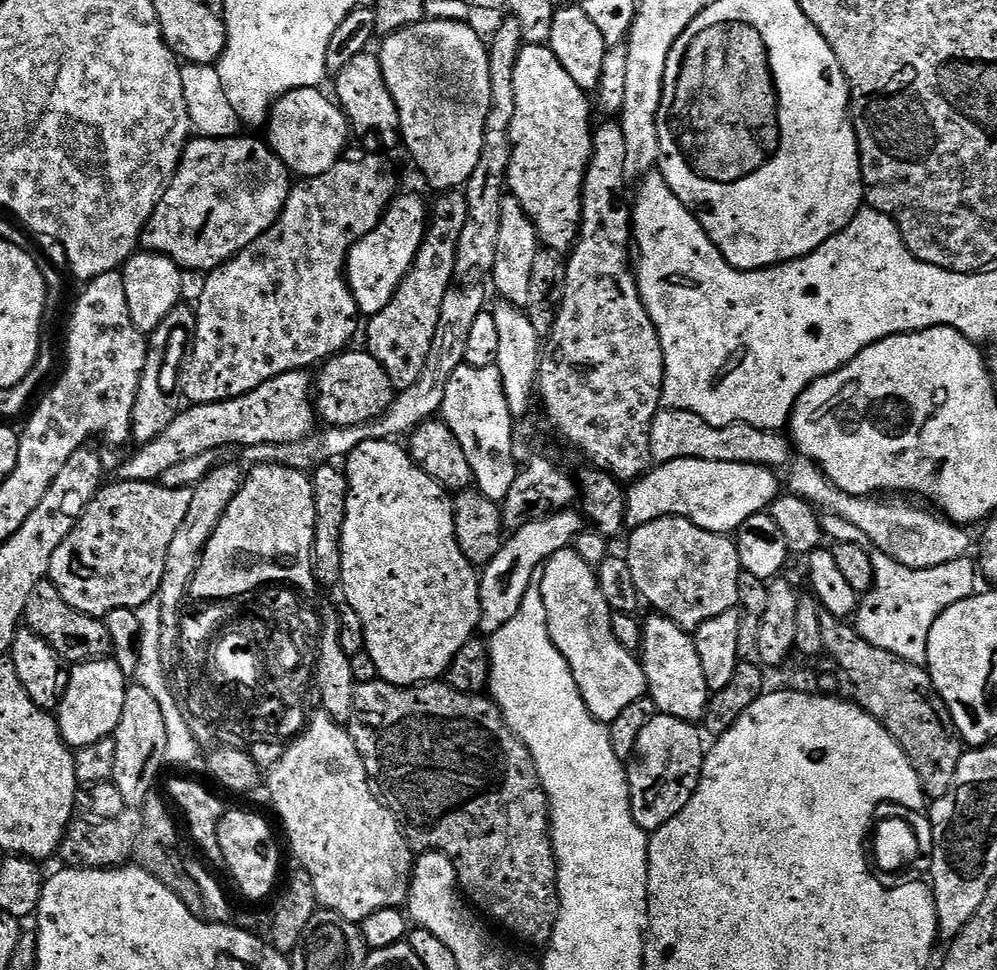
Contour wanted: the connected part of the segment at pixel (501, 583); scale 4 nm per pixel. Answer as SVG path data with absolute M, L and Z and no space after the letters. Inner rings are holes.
M557 510L548 515L528 521L515 529L516 532L501 543L498 554L479 573L480 578L480 622L479 631L491 638L510 618L520 612L525 603L528 587L533 587L538 569L554 553L569 547L581 532L585 531L586 520L579 511ZM533 575L533 576L532 576ZM524 600L524 601L523 601Z

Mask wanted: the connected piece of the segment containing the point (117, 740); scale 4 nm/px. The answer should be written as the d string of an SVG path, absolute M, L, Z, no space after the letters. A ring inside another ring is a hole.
M133 683L126 690L126 702L122 702L122 718L118 718L118 726L114 733L114 774L111 779L112 784L118 786L118 791L122 794L125 808L143 809L146 798L153 795L152 783L155 782L160 767L165 767L166 750L166 722L164 722L162 711L150 693L144 690L140 684Z

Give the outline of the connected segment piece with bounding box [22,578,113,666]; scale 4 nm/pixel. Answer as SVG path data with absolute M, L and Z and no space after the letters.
M47 578L40 580L38 586L30 590L22 620L27 631L45 640L59 654L61 661L68 663L69 660L69 665L84 664L87 660L103 660L113 655L110 634L103 619L74 610Z

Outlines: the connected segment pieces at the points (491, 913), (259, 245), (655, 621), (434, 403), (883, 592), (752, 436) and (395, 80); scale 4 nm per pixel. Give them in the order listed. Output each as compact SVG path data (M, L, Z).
M377 678L368 684L357 684L356 692L352 695L352 712L346 718L346 727L366 766L369 781L374 785L381 801L400 823L400 829L404 832L404 837L412 847L413 853L441 852L454 866L457 885L466 897L467 903L477 913L483 914L493 925L501 924L506 931L513 932L518 939L525 940L528 944L547 945L552 938L552 927L556 924L558 907L556 856L552 852L548 796L544 793L544 787L540 785L532 755L528 753L525 744L508 729L495 703L484 694L459 693L445 682L425 682L411 688L398 688L394 684L387 684L386 681Z
M341 158L336 161L336 164L330 166L325 173L301 179L299 183L301 184L293 192L291 189L287 193L276 219L272 221L271 228L267 228L258 239L251 240L231 260L211 269L205 275L208 277L204 280L204 289L200 292L200 301L196 304L196 312L194 311L194 339L190 345L190 355L180 370L178 392L189 405L222 402L230 398L238 398L242 394L250 394L250 390L262 386L262 382L270 382L270 378L278 378L278 374L311 369L311 364L317 363L316 365L319 365L321 362L345 351L351 345L348 343L351 342L352 335L356 332L358 313L346 279L348 251L366 234L370 234L379 226L380 219L388 210L388 205L397 195L396 180L390 173L384 172L383 166L376 160Z
M652 614L648 621L643 621L638 656L643 663L644 677L648 683L647 695L652 696L653 702L660 707L657 709L665 716L679 720L703 721L710 693L702 674L702 664L698 662L693 637L674 621Z
M480 286L453 287L444 296L440 303L440 317L438 326L434 330L434 338L430 342L430 354L426 358L426 366L422 366L422 374L418 374L418 382L414 386L405 388L395 393L392 405L378 418L368 420L358 426L346 426L345 428L325 427L325 432L313 431L305 440L299 440L293 444L263 444L251 449L250 456L256 464L281 464L287 468L296 468L305 474L320 468L323 464L330 464L346 458L362 442L371 440L399 441L399 436L407 437L416 431L416 427L433 419L443 409L444 394L450 380L450 374L458 370L464 363L464 351L466 350L466 334L470 334L470 326L474 326L474 318L478 318L480 312L485 311L484 292Z
M878 551L872 552L872 587L859 597L854 612L856 633L878 650L890 650L911 664L928 659L928 639L934 622L950 606L967 600L977 591L978 568L971 559L954 560L942 566L911 568L894 562Z
M661 407L656 413L656 417L652 419L648 426L648 455L656 464L665 464L666 462L674 462L675 460L713 460L714 462L734 462L735 464L762 464L765 468L773 470L780 470L780 467L788 460L788 448L790 452L790 444L787 439L780 437L781 433L776 430L765 430L762 428L755 428L749 424L731 424L730 426L710 426L698 414L687 412L684 408L665 408Z
M427 18L419 20L417 24L412 24L409 28L403 28L397 32L392 32L389 36L383 37L384 45L378 48L380 65L386 86L396 103L396 109L400 115L399 139L404 139L404 144L408 147L408 152L412 155L412 160L416 163L416 168L428 179L428 184L432 188L437 188L437 193L443 194L453 190L460 190L468 183L468 179L474 174L475 168L481 165L480 154L484 150L484 119L487 118L488 98L490 96L490 86L492 86L488 74L488 44L480 41L478 33L472 29L471 23L463 20L429 20Z

